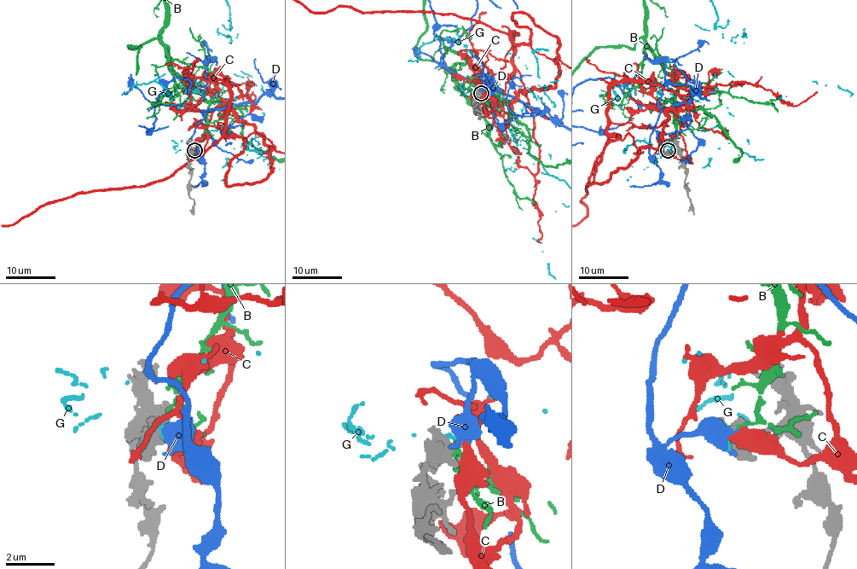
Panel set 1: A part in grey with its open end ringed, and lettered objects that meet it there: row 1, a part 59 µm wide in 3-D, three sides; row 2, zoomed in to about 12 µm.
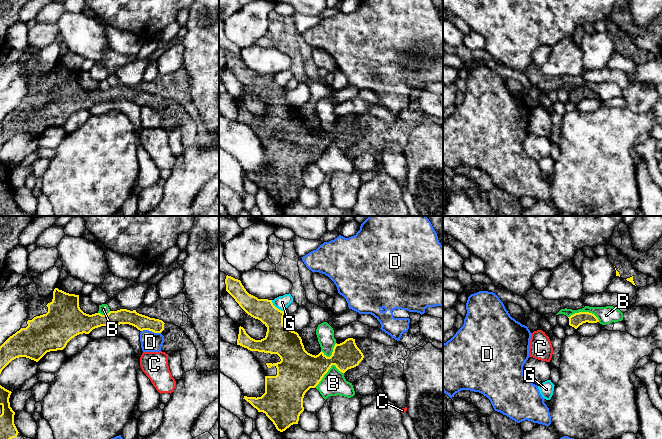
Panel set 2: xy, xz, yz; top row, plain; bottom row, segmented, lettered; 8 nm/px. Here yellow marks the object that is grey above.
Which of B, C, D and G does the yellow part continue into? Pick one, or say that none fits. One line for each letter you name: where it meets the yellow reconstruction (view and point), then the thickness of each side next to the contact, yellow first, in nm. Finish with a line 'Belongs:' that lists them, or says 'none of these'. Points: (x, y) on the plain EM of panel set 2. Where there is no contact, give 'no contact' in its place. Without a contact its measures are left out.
Belongs: none of these

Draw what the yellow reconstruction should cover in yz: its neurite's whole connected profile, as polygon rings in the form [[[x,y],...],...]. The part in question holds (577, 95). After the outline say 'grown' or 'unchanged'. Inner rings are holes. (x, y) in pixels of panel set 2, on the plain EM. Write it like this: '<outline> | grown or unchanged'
[[[579,88],[571,91],[569,94],[569,101],[577,105],[583,99],[597,99],[598,94],[589,88]]] | unchanged

